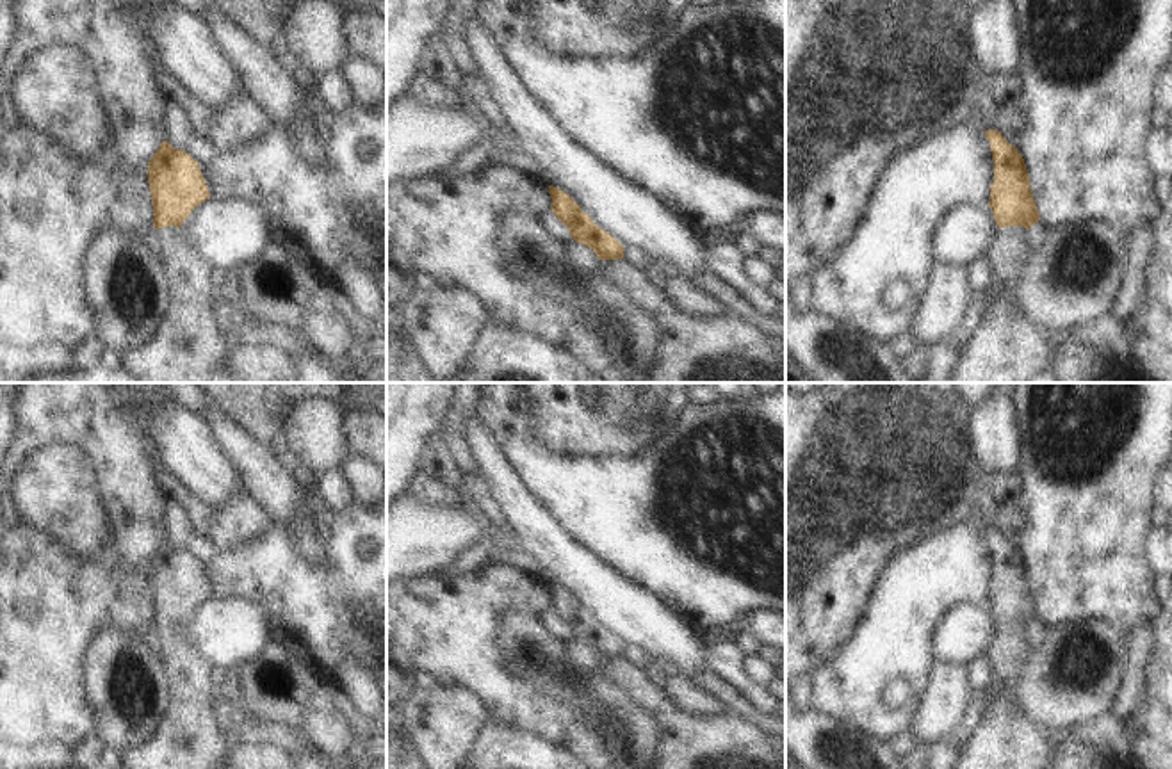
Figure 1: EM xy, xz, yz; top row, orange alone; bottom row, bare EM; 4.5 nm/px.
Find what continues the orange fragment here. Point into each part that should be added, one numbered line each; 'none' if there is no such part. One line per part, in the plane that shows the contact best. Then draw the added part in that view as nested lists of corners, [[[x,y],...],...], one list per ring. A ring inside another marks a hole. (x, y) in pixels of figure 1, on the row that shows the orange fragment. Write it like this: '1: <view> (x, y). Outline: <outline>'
1: yz (1010, 255). Outline: [[[1024,226],[999,228],[997,242],[989,256],[992,285],[1006,290],[1017,283],[1026,274],[1033,251],[1030,231]]]

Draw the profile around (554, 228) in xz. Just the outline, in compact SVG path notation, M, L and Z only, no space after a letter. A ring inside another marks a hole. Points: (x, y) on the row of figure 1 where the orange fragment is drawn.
M552 210L545 212L540 221L545 233L558 244L568 244L574 240L568 228L554 215Z

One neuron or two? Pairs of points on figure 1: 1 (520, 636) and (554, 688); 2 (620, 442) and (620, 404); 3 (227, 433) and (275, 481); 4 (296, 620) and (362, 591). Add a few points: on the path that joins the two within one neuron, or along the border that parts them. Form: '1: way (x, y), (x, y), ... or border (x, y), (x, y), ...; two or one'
1: way (528, 648), (549, 675); one
2: way (620, 433), (620, 413); one
3: way (237, 445), (262, 470); one
4: way (312, 611), (332, 611), (346, 602); one

